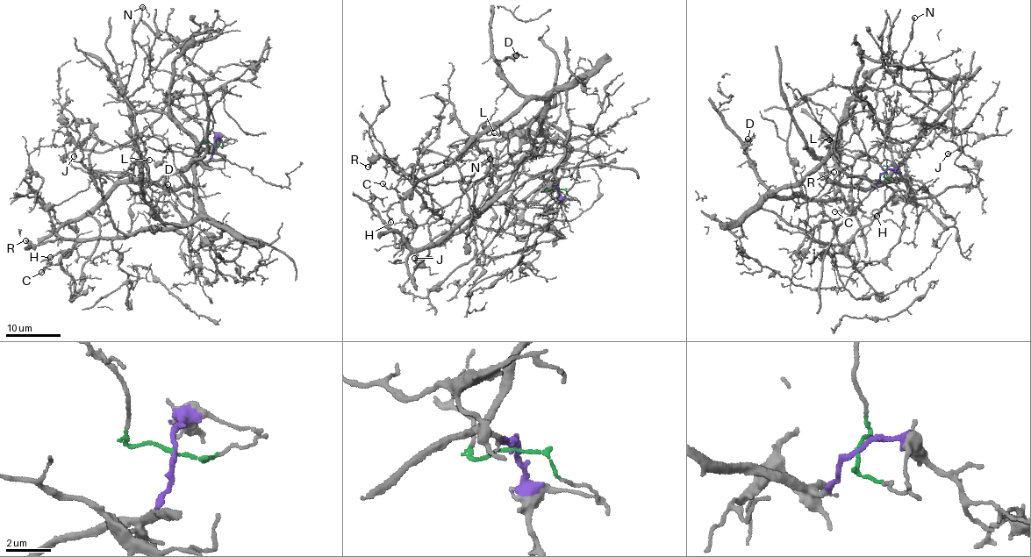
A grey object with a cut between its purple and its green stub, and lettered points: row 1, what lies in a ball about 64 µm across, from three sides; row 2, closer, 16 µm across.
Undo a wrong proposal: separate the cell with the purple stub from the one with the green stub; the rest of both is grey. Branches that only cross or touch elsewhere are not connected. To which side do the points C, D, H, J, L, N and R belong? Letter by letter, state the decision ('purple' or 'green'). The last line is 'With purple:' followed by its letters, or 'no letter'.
C: purple
D: purple
H: purple
J: green
L: purple
N: green
R: purple
With purple: C, D, H, L, R

